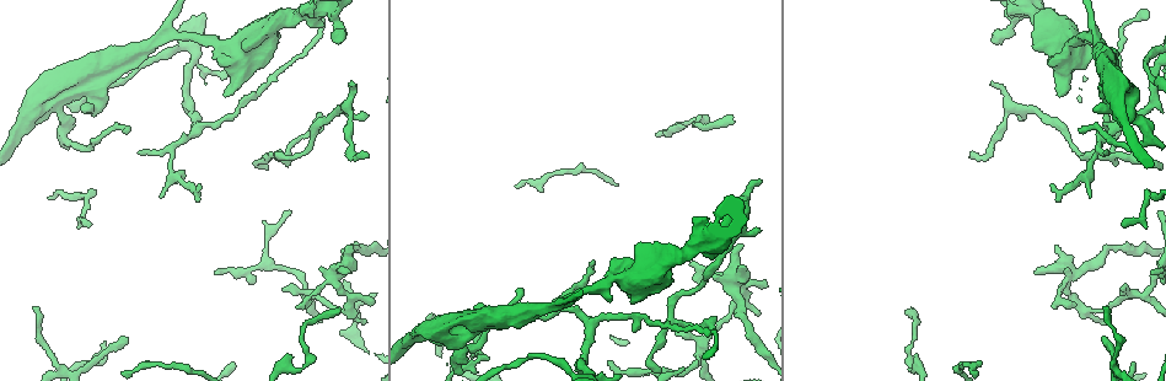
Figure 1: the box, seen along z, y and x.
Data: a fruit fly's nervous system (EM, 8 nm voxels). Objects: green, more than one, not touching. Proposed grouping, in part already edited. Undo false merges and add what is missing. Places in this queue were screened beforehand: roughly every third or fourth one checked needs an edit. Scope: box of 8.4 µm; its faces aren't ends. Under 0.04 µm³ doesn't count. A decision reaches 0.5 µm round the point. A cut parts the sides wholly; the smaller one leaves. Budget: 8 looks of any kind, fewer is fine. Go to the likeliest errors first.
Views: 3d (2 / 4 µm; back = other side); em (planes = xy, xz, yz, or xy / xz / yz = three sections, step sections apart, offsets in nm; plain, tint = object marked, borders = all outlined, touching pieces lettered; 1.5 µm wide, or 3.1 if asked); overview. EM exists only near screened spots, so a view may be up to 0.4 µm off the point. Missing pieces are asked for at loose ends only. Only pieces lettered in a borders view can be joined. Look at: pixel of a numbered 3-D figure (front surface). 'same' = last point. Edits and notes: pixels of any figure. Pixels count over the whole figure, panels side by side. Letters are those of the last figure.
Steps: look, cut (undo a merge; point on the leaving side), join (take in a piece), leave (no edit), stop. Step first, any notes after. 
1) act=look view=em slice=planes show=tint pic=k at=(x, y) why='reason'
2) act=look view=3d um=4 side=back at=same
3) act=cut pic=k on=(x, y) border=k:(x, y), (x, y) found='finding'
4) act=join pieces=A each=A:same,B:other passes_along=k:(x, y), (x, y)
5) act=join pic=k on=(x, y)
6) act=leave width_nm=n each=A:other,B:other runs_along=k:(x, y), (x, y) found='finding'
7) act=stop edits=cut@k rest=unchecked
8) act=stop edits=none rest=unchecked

act=look view=em slice=planes show=borders pic=1 at=(709, 328) why='an open end'

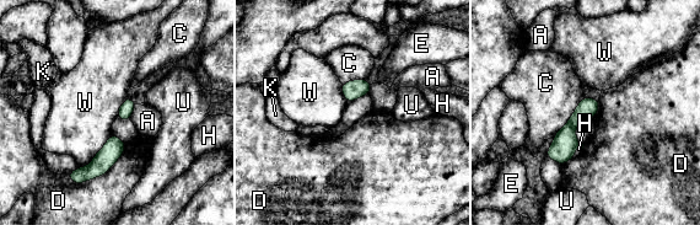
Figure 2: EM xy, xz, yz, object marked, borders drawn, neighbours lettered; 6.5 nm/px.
act=leave width_nm=70 each=A:other,C:other,D:other,E:other,H:other,K:other,U:other,W:other border=2:(111, 134), (92, 160), (79, 167) found='no lettered piece goes on from it'

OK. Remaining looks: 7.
act=look view=em slice=yz step=8 show=borders pic=1 at=(124, 126) why='thin end'

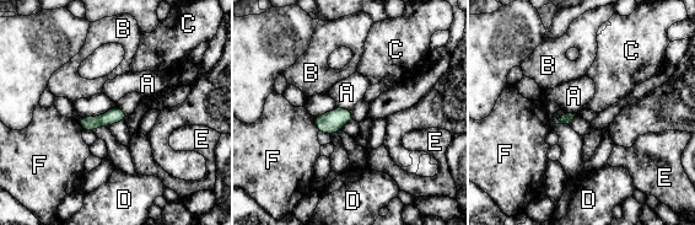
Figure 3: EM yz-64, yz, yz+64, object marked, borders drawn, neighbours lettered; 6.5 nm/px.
act=look view=em slice=planes show=borders at=same why='cut it another way'

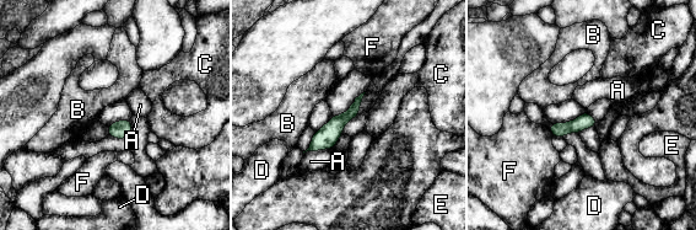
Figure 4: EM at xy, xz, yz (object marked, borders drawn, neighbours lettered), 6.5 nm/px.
act=leave each=A:other,B:other,C:other,D:other,E:other,F:other runs_along=4:(357, 101), (356, 106), (312, 148) found='none of them fits'

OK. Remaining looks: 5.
act=look view=em slice=planes show=tint pic=1 at=(335, 271) why='arms part here'

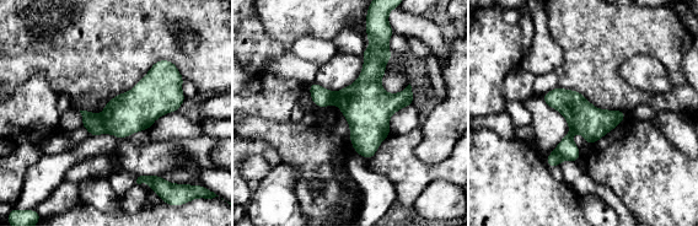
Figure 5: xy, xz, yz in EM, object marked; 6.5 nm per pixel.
act=look view=em slice=planes show=borders at=same

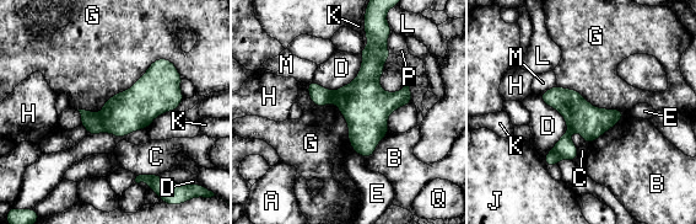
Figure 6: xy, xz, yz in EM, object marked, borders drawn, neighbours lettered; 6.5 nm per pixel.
act=cut pic=6 on=(135, 108) width_nm=220 longest_contact=G:750nm each=A:other,B:other,C:other,D:other,E:other,G:other,H:other,J:other,K:other,L:other,M:other,P:other,Q:other found='a second cell is stuck on'

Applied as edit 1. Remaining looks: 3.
act=look view=em slice=xy step=8 show=tint pic=1 at=(762, 181) why='branch stops here'

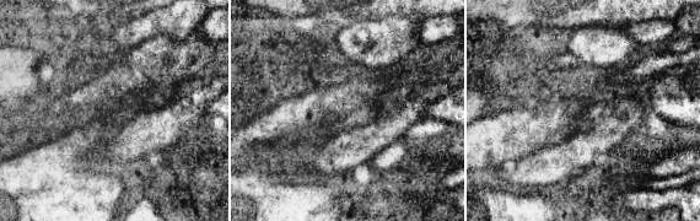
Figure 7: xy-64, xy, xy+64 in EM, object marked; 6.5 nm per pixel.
act=look view=em slice=planes show=borders at=same why='cut it another way'

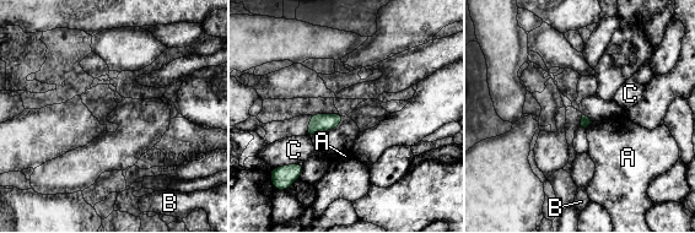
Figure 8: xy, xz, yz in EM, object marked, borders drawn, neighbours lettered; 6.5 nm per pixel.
act=leave each=A:other,B:other,C:other border=8:(592, 122), (585, 128) found='none of them fits'

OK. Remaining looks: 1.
act=stop edits=cut@6 rest=unchecked

